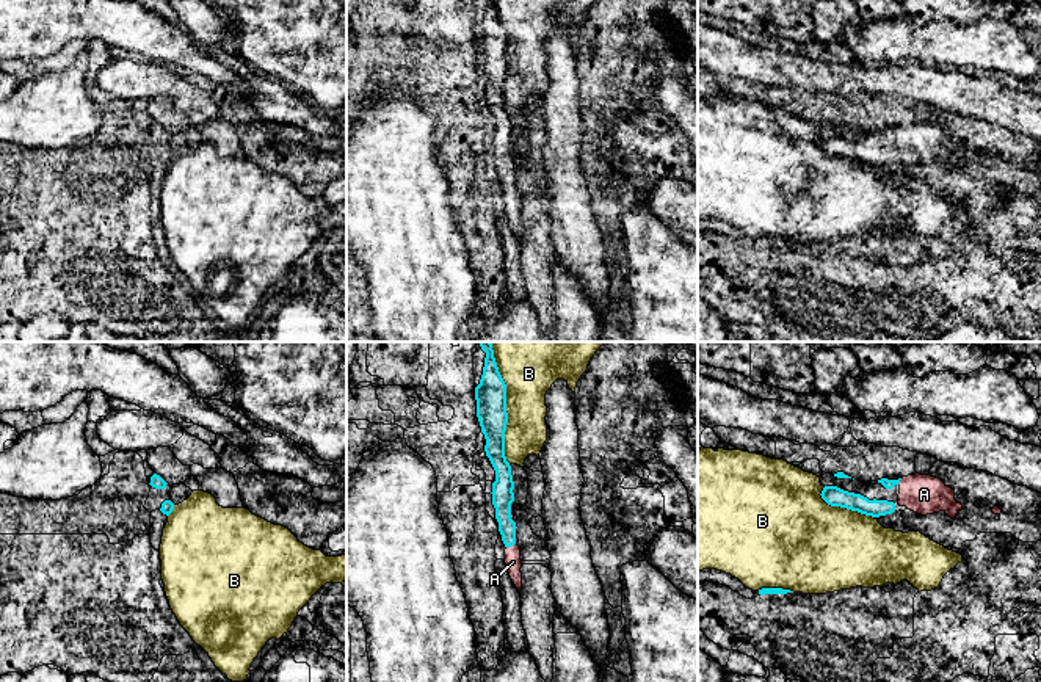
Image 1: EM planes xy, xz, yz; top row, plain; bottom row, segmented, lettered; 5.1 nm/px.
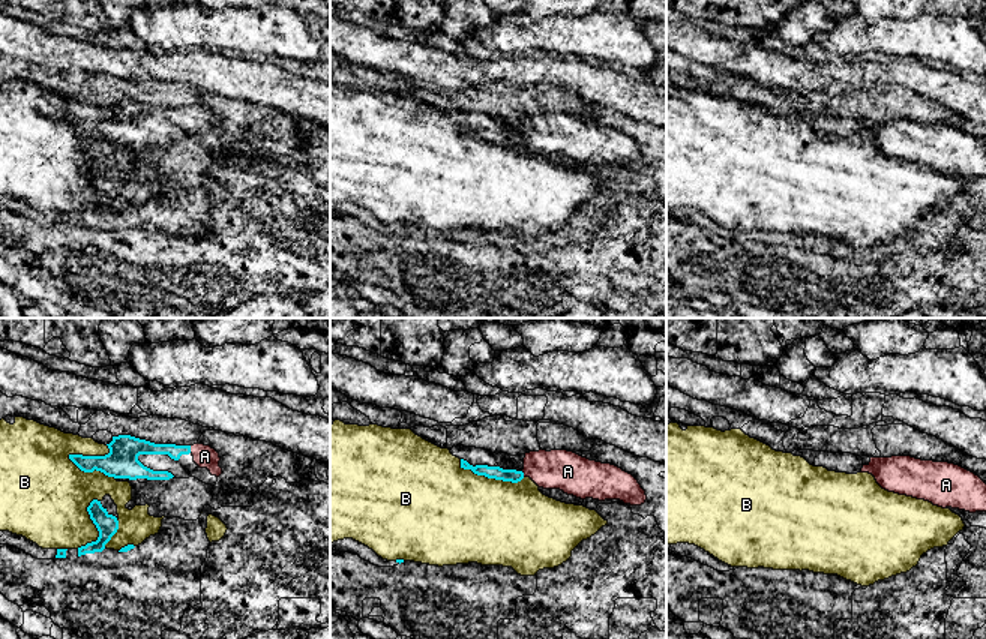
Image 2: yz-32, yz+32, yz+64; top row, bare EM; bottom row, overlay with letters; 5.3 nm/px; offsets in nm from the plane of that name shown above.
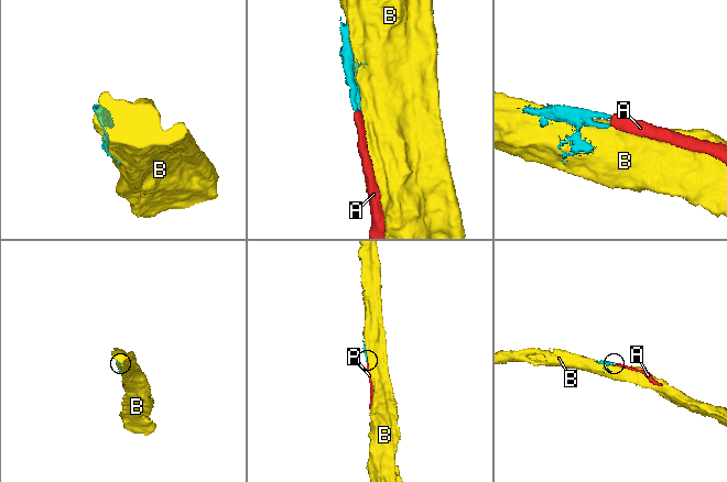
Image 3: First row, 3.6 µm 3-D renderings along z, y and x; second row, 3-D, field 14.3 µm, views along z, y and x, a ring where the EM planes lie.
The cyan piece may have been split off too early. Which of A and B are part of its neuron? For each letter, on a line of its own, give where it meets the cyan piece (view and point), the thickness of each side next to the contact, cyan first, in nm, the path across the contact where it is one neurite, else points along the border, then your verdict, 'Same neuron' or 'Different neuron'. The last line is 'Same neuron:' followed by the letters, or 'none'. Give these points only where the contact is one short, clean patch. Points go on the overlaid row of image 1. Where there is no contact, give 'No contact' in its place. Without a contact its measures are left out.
A: Touches cyan at xz (510, 546). Thickness 110 nm (cyan) against 90 nm. Path across: xz (502, 499), (502, 515), (510, 546), (513, 562). Same neuron
B: Touches cyan at xz (505, 403). Thickness 160 nm (cyan) against 320 nm. Different neuron
Same neuron: A

